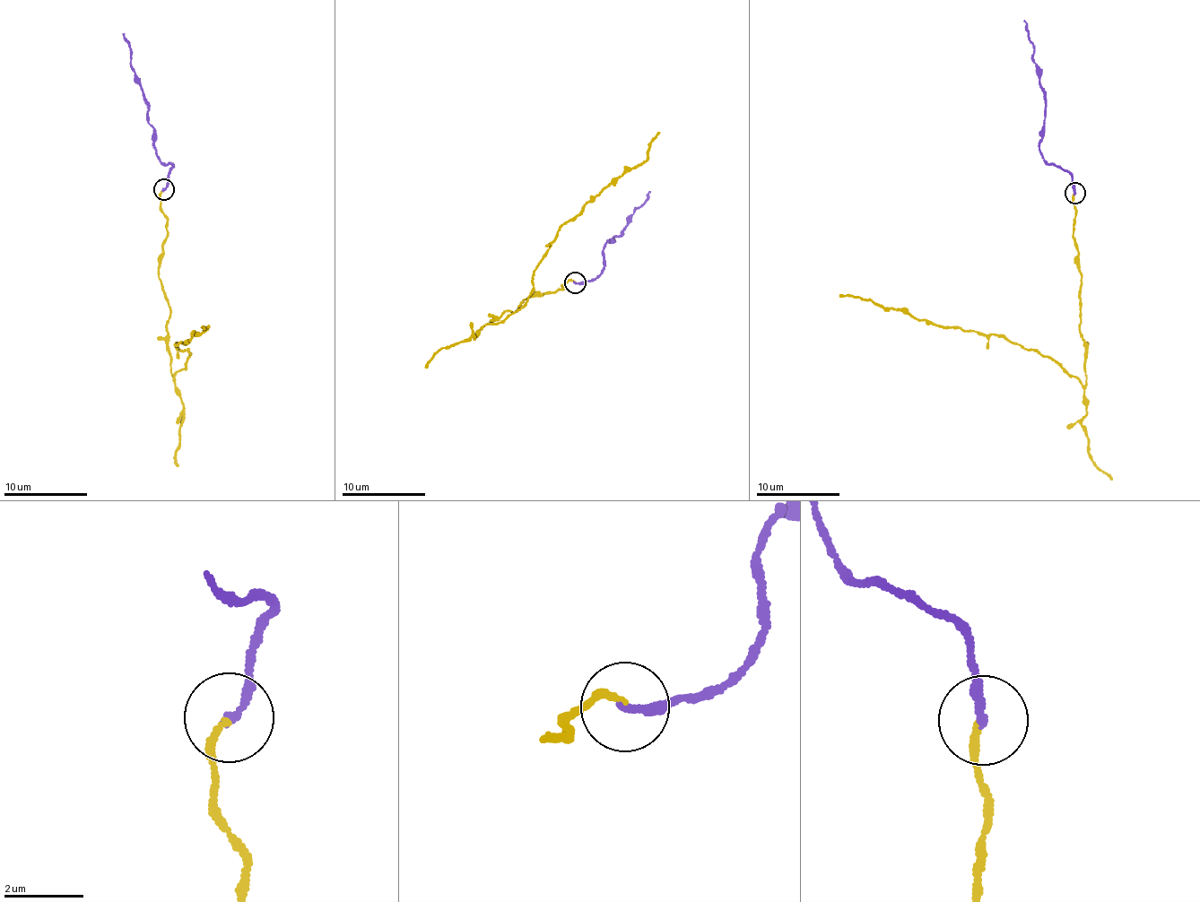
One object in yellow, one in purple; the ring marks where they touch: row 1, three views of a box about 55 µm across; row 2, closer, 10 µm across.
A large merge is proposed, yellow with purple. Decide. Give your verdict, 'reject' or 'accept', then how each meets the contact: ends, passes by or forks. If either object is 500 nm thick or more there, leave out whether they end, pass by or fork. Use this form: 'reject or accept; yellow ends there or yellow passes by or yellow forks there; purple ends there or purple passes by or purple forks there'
accept; yellow ends there; purple ends there

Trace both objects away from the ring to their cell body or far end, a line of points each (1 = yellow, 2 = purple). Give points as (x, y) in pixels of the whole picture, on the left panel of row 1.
1: (162, 189), (168, 237), (160, 281), (174, 377), (189, 353), (174, 344), (205, 326)
2: (162, 189), (172, 165), (158, 157), (148, 100), (129, 65), (124, 34)

